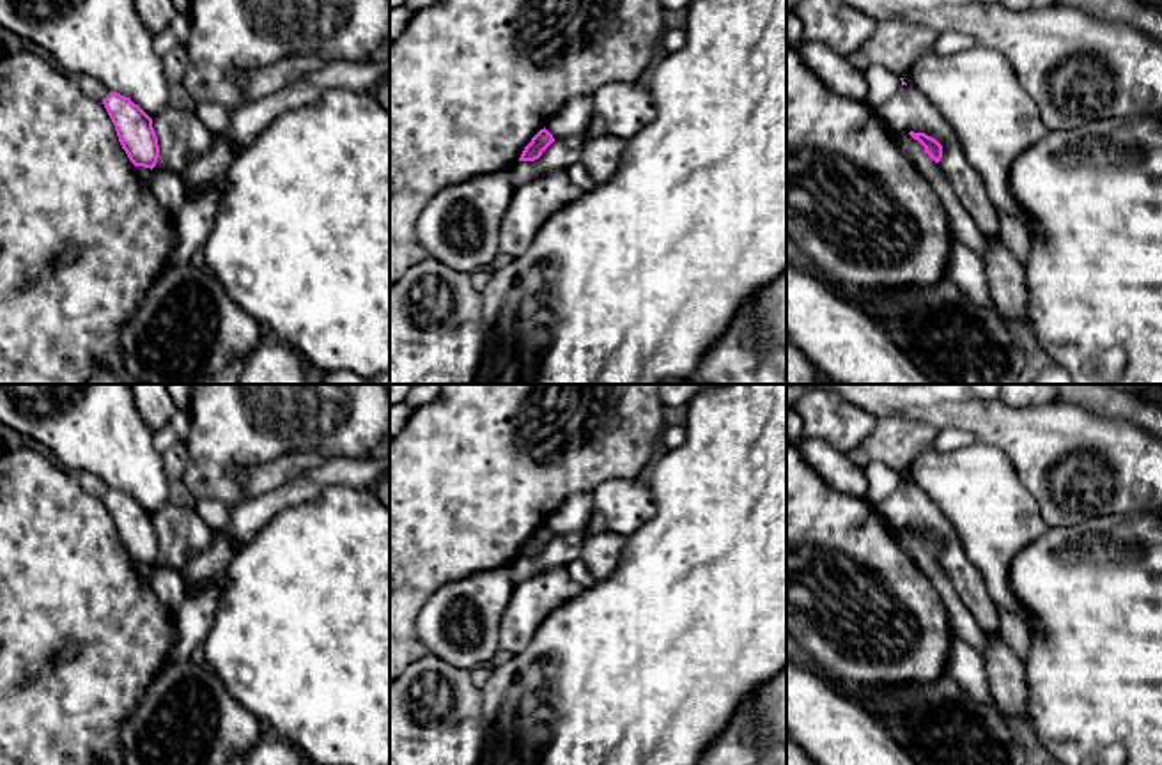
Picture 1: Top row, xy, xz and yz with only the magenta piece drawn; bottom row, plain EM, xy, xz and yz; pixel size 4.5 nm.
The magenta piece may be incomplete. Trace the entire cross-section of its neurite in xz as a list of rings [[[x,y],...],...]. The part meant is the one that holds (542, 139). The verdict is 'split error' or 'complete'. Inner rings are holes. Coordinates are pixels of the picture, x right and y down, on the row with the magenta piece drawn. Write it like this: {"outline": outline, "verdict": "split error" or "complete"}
{"outline": [[[544,128],[524,147],[519,161],[535,161],[554,142],[553,135]]], "verdict": "complete"}

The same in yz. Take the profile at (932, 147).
{"outline": [[[910,131],[909,135],[925,147],[925,152],[926,152],[935,163],[941,161],[941,158],[942,158],[942,145],[941,145],[935,138],[928,136],[928,135],[925,135],[925,133],[914,133],[914,131]]], "verdict": "complete"}

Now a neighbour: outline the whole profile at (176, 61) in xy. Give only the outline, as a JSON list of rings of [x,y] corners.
[[[184,44],[175,46],[163,57],[165,74],[168,81],[182,81],[188,66],[188,50]]]

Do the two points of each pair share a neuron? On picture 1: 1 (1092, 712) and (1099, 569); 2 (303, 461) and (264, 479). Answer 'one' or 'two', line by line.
1: one
2: one

